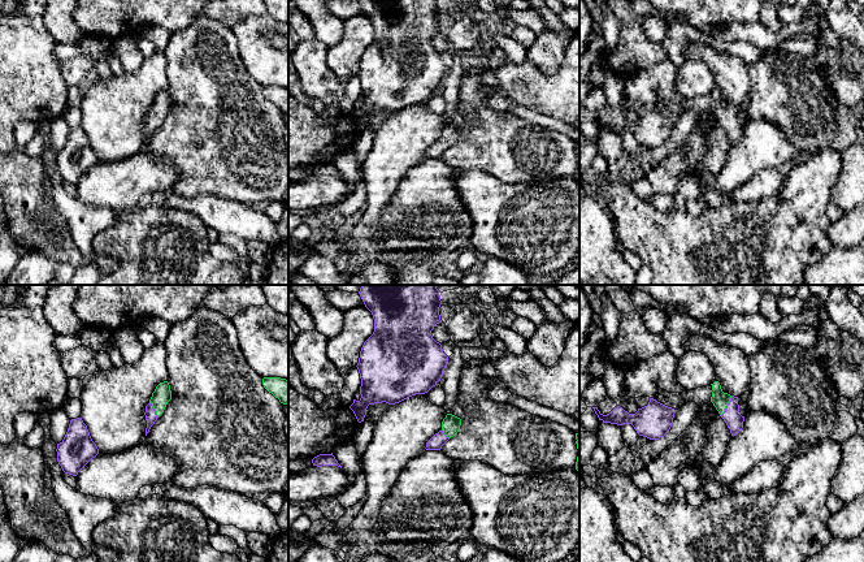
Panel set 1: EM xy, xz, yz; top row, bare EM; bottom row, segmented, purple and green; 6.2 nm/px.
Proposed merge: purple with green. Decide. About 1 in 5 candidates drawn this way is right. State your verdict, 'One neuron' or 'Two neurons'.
One neuron

